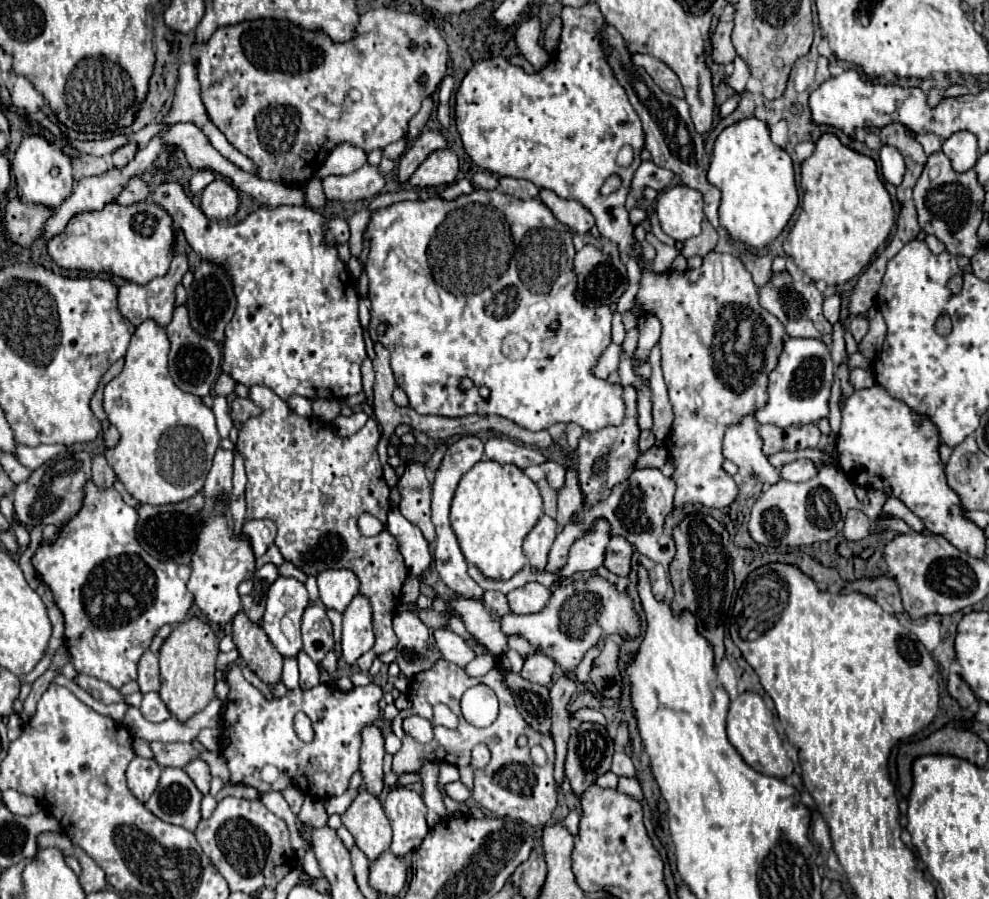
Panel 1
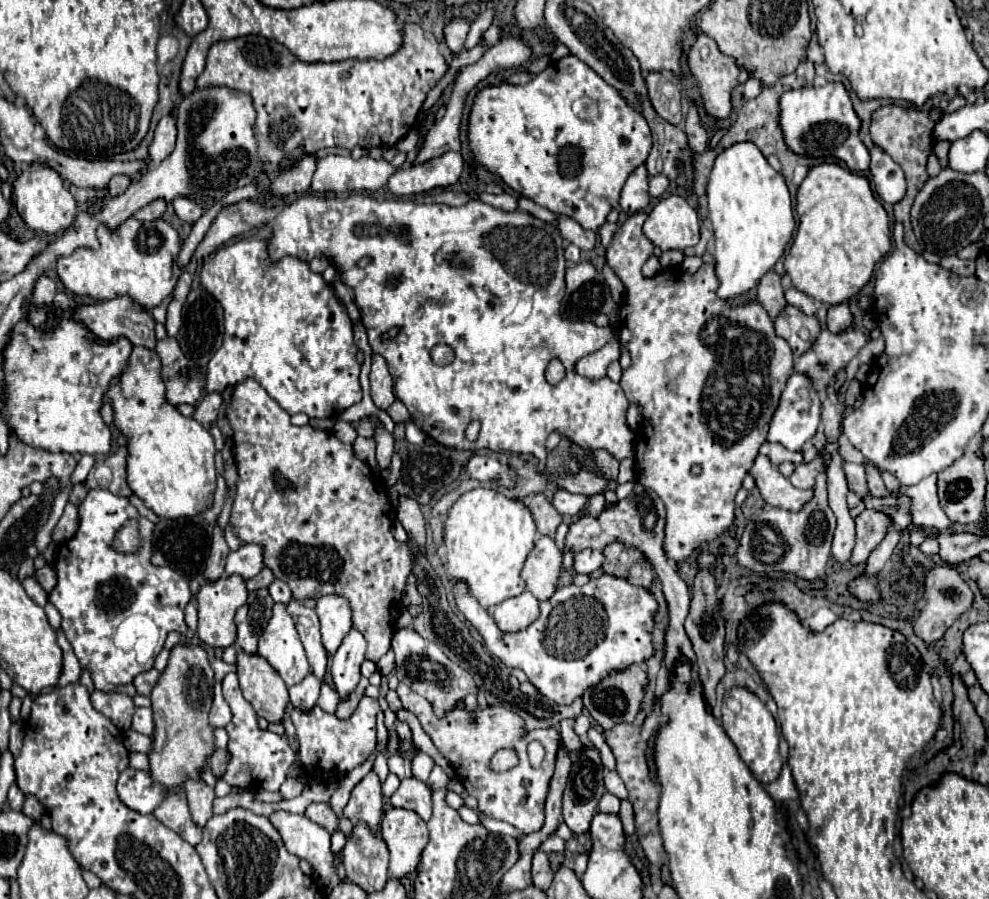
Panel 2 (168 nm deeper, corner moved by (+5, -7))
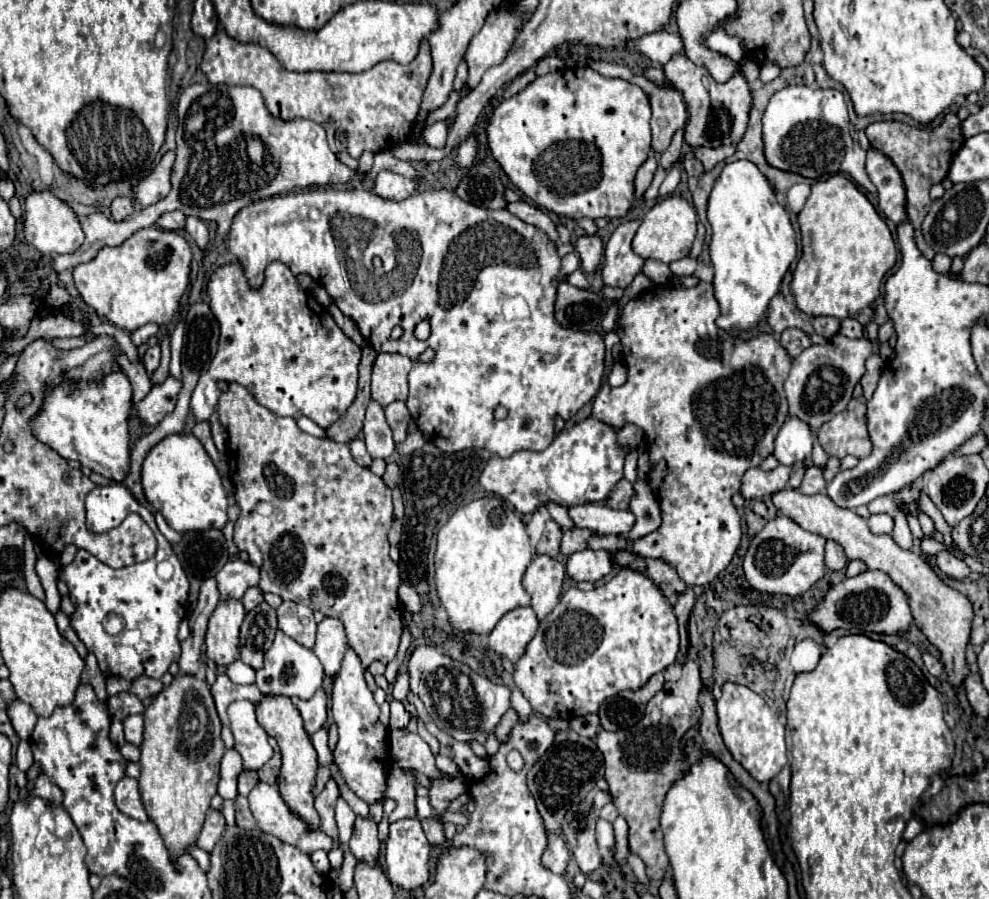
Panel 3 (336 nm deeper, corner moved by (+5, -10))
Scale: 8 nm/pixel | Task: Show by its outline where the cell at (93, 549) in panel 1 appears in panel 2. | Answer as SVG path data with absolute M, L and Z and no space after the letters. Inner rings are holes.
M95 488L89 490L85 500L79 504L79 528L73 538L61 544L55 560L57 584L49 592L49 602L63 616L61 628L71 642L81 668L91 672L93 684L101 692L115 692L115 688L131 684L137 674L153 668L153 660L163 648L169 632L175 630L185 634L189 630L183 614L185 606L193 598L189 584L171 568L151 564L151 534L153 522L139 516L127 498L115 496L105 488ZM127 520L137 520L141 536L141 548L131 554L123 554L113 548L115 534L127 524Z

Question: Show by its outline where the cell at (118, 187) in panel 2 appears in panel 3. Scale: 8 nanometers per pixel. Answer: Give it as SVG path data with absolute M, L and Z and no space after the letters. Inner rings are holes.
M117 197L111 203L111 215L113 215L115 221L121 221L121 219L127 219L129 215L133 215L133 203L131 203L131 199Z

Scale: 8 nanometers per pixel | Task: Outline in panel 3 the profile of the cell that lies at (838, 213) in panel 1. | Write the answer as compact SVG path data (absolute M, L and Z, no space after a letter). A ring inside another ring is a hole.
M841 173L811 187L807 205L797 221L801 227L801 257L791 281L797 307L809 317L857 317L861 309L879 297L881 283L897 259L885 221L869 199Z

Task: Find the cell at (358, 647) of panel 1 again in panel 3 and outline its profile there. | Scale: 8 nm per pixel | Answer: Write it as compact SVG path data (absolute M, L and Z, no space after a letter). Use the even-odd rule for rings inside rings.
M347 649L341 671L335 675L333 681L333 721L339 729L339 741L335 749L335 763L341 771L345 785L367 805L385 801L385 787L387 775L391 771L389 759L389 741L387 741L387 727L379 719L379 705L373 699L365 679L363 679L363 665L353 649Z

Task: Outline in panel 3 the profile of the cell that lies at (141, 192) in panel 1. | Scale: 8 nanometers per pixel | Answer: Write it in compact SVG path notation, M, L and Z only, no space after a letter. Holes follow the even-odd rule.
M173 211L173 213L165 213L159 217L157 227L167 229L167 231L181 231L185 229L185 215L181 211Z

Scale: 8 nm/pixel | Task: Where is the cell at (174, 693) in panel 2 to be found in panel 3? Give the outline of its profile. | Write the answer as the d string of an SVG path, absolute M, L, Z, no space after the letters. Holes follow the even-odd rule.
M177 675L175 681L165 687L153 703L145 709L145 735L141 743L141 777L139 777L139 791L141 801L149 819L157 825L165 845L171 851L171 859L175 861L183 853L187 853L201 833L201 823L205 821L205 811L211 807L211 799L217 793L219 783L219 763L225 753L225 745L221 735L221 721L215 711L215 703L205 681L199 681L193 675Z

